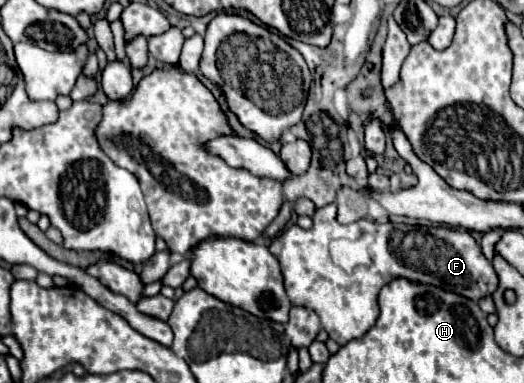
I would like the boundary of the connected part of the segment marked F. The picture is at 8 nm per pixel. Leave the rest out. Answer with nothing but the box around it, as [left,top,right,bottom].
[269,202,499,346]

